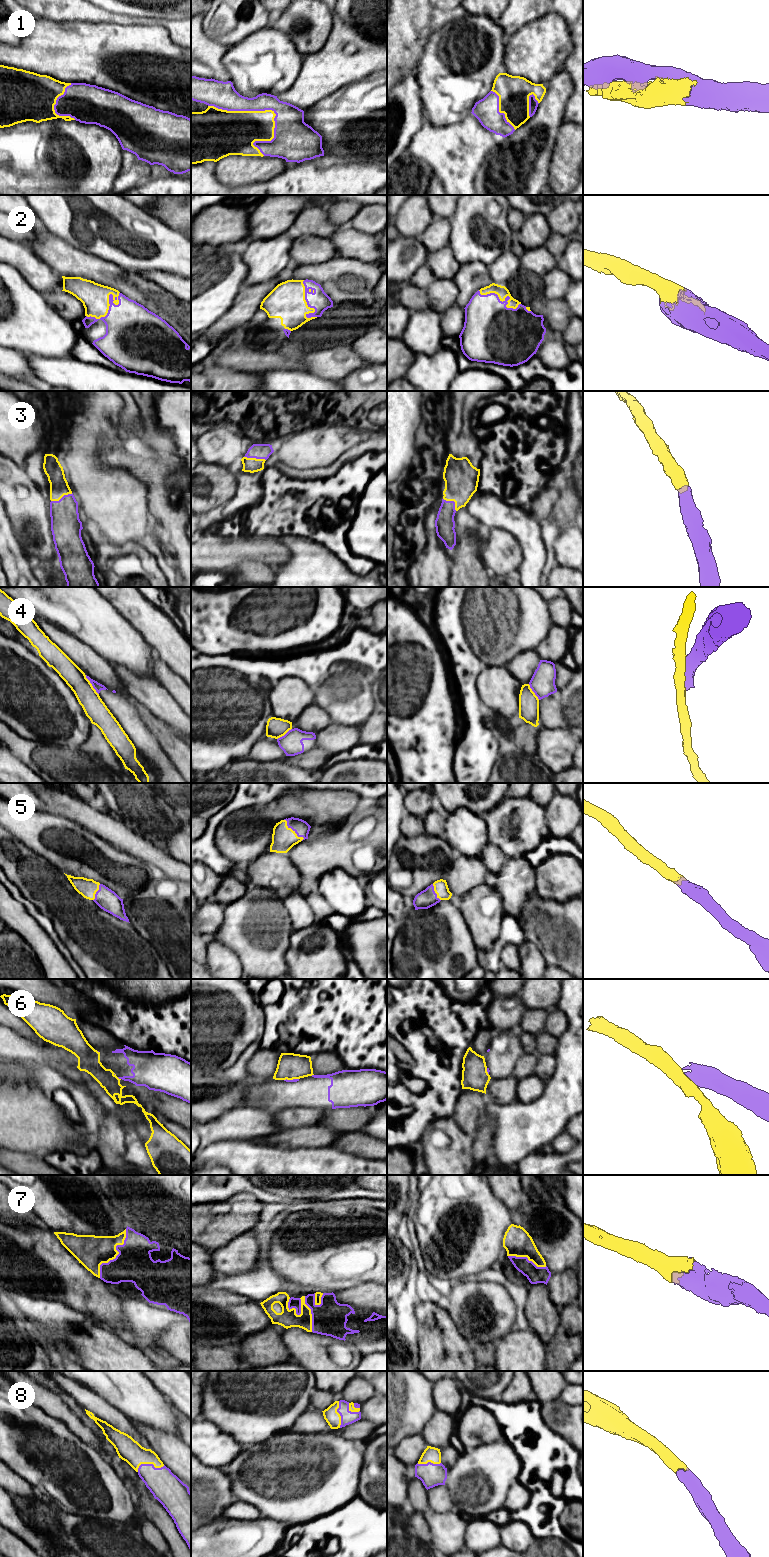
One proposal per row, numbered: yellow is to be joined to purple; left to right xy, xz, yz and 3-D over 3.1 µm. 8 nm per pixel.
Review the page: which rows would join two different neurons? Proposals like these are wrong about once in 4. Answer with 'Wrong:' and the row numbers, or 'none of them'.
Wrong: 4, 6

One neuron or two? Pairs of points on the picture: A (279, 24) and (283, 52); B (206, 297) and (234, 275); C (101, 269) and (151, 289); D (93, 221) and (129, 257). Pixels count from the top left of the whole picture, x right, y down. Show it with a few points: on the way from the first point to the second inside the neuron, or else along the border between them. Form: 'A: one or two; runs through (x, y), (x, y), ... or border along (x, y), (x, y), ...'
A: two; border along (272, 27), (283, 31), (296, 47)
B: one; runs through (213, 290), (227, 278)
C: one; runs through (113, 276), (139, 289)
D: one; runs through (102, 230), (120, 248)

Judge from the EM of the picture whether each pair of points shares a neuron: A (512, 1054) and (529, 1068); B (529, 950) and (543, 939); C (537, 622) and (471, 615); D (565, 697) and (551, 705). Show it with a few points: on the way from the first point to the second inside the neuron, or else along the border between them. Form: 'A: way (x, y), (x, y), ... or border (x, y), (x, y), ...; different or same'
A: border (523, 1052), (512, 1071); different
B: border (525, 939), (535, 946), (547, 964); different
C: way (521, 630), (487, 630); same
D: border (557, 692), (560, 711), (565, 723); different

